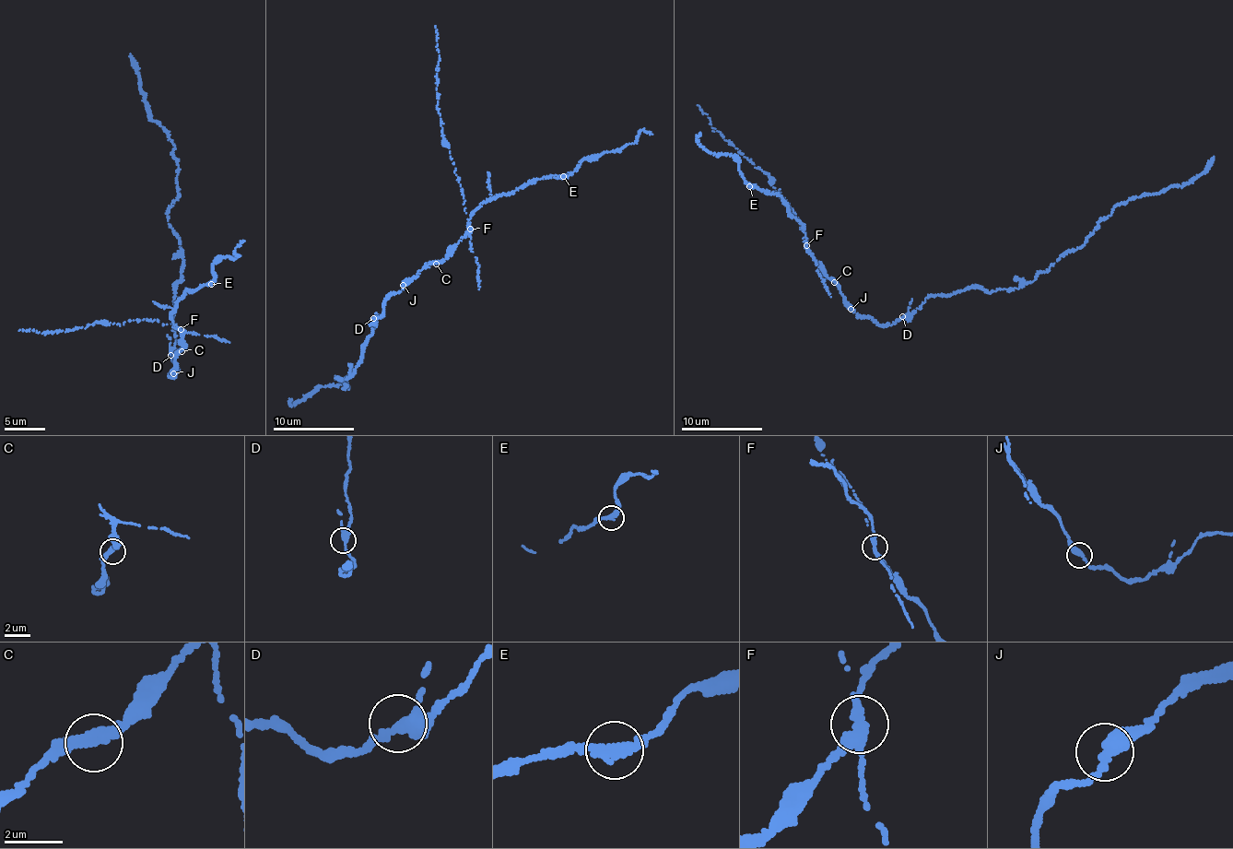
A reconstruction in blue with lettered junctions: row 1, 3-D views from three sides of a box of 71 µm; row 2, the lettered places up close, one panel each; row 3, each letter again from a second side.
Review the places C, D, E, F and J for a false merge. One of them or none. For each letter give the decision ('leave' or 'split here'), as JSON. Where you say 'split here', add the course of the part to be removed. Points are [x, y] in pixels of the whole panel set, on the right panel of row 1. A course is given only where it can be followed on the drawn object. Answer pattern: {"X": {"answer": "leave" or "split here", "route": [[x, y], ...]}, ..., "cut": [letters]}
{"C": {"answer": "leave"}, "D": {"answer": "leave"}, "E": {"answer": "leave"}, "F": {"answer": "split here", "route": [[805, 245], [798, 218], [776, 193], [768, 172], [729, 145], [711, 127], [710, 118], [698, 105]]}, "J": {"answer": "leave"}, "cut": ["F"]}

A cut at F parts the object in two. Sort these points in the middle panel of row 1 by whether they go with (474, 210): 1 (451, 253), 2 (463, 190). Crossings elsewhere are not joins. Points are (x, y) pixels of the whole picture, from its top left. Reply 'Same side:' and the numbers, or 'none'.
Same side: 1

